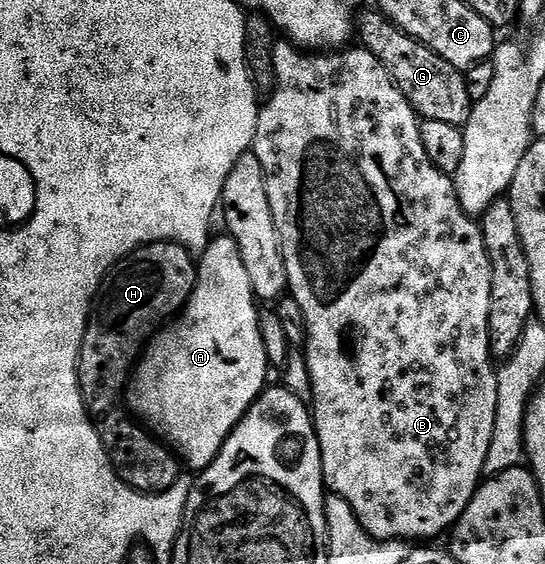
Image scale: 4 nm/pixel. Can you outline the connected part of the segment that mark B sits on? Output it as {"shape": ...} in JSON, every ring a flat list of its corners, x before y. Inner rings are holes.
{"shape":[[291,42,273,43,272,53,276,63,276,83,271,89,272,97,260,109,258,126,256,127,256,137,251,146,251,151,256,153,258,162,262,162,262,170,266,174,266,194,270,198,270,210,276,223,276,229,280,231,280,239,285,247,284,261,286,262,286,274,288,275,287,291,298,302,298,307,302,309,302,318,306,318,306,334,308,341,303,346,305,362,308,363,310,382,312,383,312,398,310,401,310,411,312,414,312,423,316,426,316,437,320,443,320,453,322,454,322,470,324,471,324,487,333,496,341,496,354,510,362,530,373,540,387,542,389,540,399,540,401,542,432,542,435,536,447,533,456,527,461,514,466,510,470,498,474,498,476,489,482,483,482,477,485,475,486,454,490,454,490,438,494,438,494,418,498,410,498,371,492,355,490,346,490,334,488,333,488,323,490,322,490,302,492,301,492,279,490,278,490,258,486,254,486,242,484,241,483,227,467,212,462,210,462,206,456,197,456,185,453,177,446,172,440,172,430,161,426,154,426,146,422,142,420,133,422,121,417,116,416,111,406,102,404,95,398,90,398,86,386,74,386,66,374,58,374,54,367,52,363,46,349,47,347,50,305,50,296,47]]}

